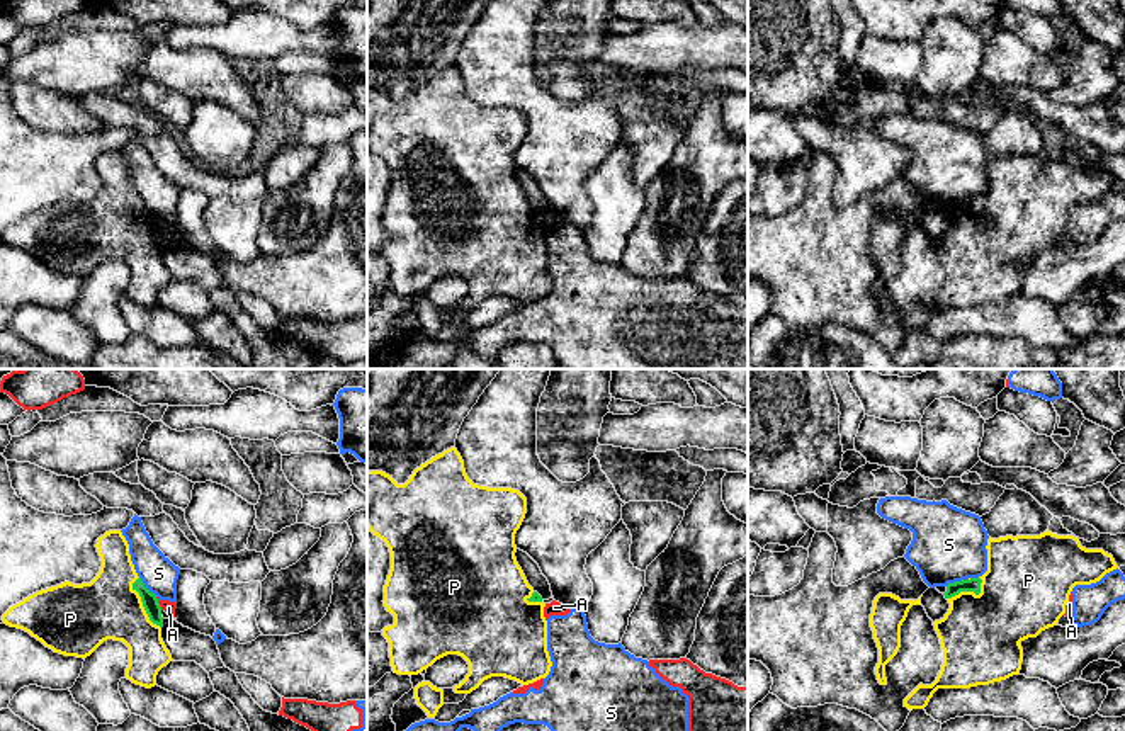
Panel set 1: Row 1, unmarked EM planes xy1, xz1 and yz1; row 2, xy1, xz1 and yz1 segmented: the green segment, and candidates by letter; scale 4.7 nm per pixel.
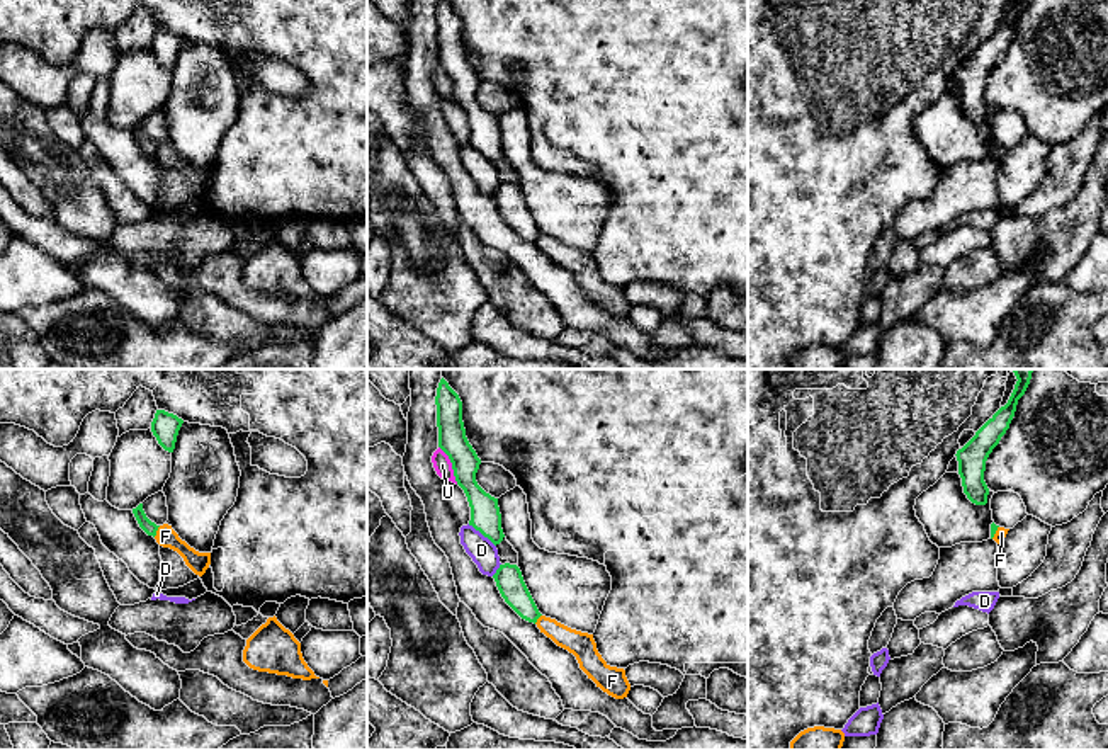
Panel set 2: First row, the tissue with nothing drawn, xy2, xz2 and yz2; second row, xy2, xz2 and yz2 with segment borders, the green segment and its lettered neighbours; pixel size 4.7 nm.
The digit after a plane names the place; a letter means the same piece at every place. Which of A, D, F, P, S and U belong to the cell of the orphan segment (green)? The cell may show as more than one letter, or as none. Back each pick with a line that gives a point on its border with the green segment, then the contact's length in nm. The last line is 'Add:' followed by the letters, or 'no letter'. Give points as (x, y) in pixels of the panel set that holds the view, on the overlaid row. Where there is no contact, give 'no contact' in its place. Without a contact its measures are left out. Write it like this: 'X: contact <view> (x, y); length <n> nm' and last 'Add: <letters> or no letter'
P: contact xy1 (143, 604); length 260 nm
Add: P

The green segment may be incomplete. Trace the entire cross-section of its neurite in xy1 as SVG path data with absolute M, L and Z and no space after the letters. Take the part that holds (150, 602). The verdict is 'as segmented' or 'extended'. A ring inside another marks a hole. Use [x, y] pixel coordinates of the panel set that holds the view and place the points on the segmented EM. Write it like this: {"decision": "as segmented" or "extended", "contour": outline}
{"decision": "extended", "contour": "M109 530L97 539L97 552L102 566L90 583L61 585L36 592L12 605L3 615L3 624L22 629L46 648L65 656L87 658L104 641L122 641L129 648L126 678L136 685L151 688L158 672L172 660L161 639L163 615L155 593L138 576L129 554L129 544L121 530Z"}

